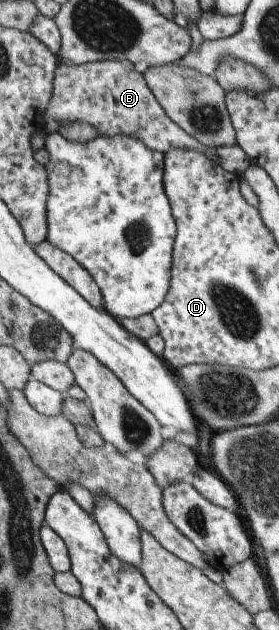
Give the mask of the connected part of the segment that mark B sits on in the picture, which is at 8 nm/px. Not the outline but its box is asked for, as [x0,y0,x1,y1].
[43,60,249,176]

